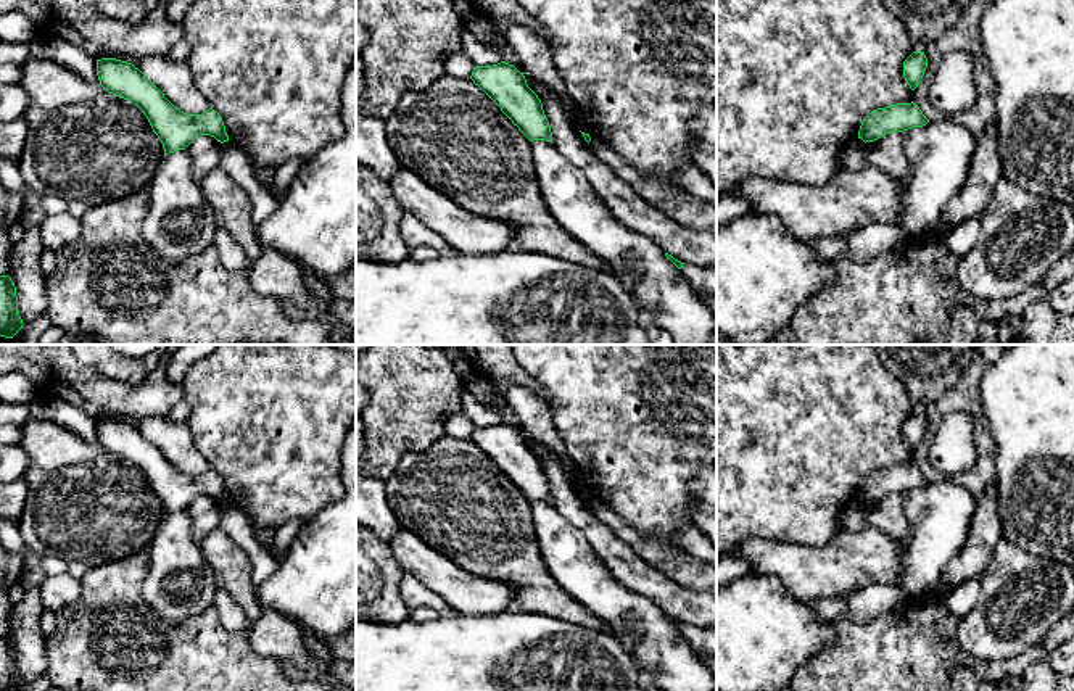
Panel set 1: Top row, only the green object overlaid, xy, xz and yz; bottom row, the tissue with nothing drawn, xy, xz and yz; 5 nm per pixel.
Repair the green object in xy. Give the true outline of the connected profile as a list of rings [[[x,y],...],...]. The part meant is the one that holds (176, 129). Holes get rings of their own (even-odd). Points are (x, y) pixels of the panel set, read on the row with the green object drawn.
[[[116,58],[97,60],[97,76],[108,93],[129,100],[142,110],[163,143],[164,156],[185,150],[198,135],[211,135],[221,143],[229,142],[217,111],[213,108],[203,114],[180,111],[132,63]]]

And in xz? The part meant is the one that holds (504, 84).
[[[501,61],[491,66],[475,66],[470,79],[530,142],[546,140],[552,143],[552,132],[543,103],[514,64]]]

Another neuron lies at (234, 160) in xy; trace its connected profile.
[[[224,142],[221,145],[219,168],[224,169],[250,197],[253,227],[258,227],[279,208],[279,200],[258,180],[256,166],[242,148],[230,142]]]

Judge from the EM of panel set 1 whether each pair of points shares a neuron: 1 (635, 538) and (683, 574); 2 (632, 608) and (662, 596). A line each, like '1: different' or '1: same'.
1: same
2: different

